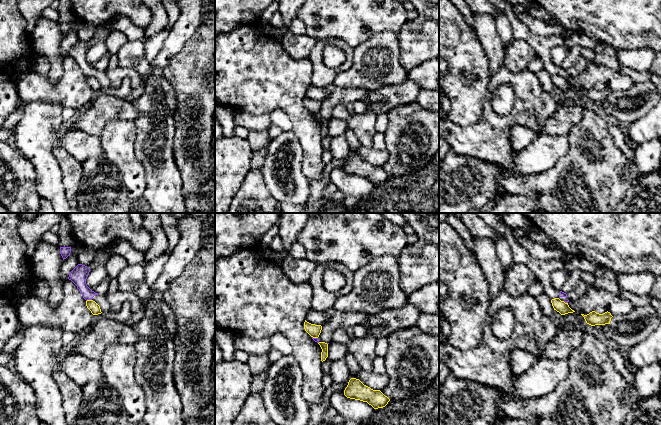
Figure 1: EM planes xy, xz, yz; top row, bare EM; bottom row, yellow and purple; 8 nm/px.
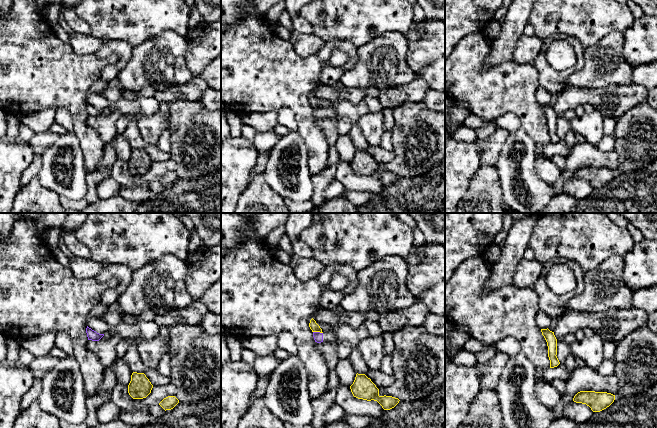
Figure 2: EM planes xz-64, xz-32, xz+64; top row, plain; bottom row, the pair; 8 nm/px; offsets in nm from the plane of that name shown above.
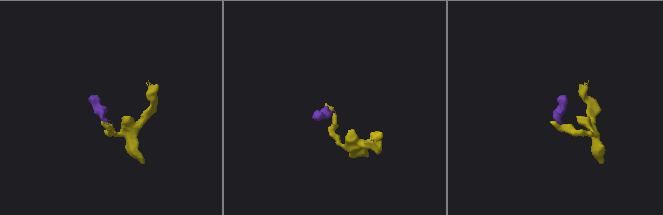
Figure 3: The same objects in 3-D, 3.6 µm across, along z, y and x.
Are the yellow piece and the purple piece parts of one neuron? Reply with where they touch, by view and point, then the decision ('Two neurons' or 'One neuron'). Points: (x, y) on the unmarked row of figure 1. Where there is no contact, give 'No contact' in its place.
Touches yellow at xy (88, 76). Two neurons

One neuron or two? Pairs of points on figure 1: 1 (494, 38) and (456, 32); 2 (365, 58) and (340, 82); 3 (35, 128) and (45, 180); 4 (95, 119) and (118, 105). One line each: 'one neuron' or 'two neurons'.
1: two neurons
2: one neuron
3: one neuron
4: one neuron

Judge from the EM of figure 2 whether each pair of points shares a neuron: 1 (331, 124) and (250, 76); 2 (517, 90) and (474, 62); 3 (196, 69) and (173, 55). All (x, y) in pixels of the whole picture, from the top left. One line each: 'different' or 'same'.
1: different
2: same
3: different

